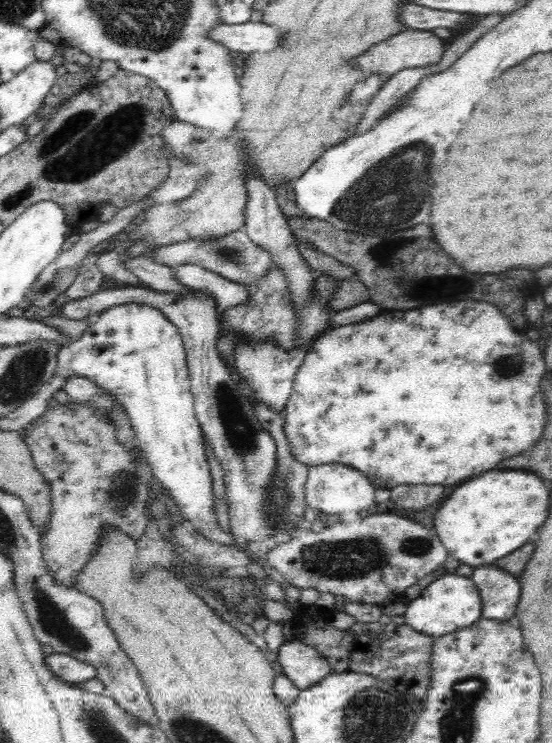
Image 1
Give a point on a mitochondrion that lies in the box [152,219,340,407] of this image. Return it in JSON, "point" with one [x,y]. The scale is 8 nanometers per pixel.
{"point":[231,254]}

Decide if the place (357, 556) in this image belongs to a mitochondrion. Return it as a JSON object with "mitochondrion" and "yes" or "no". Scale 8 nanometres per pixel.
{"mitochondrion":"yes"}

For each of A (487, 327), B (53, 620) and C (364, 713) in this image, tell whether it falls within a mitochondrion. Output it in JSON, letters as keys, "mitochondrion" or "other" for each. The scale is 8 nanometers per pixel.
{"A":"other","B":"mitochondrion","C":"mitochondrion"}

